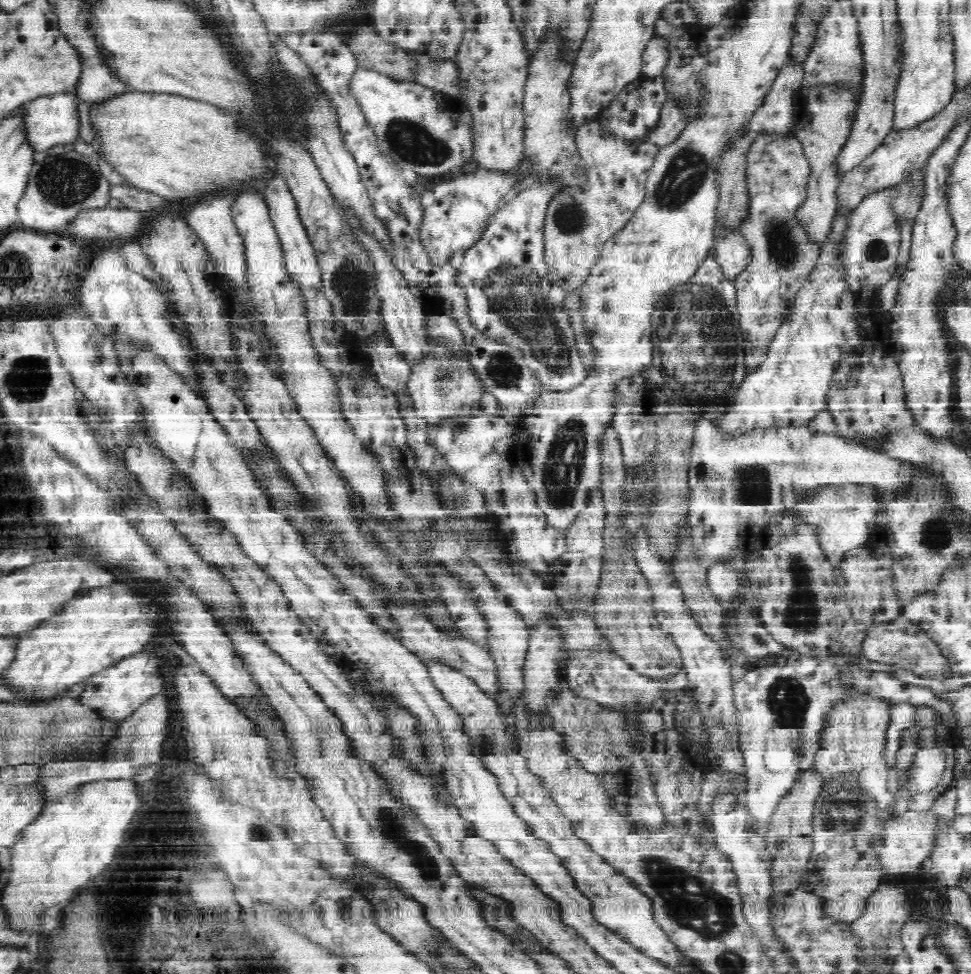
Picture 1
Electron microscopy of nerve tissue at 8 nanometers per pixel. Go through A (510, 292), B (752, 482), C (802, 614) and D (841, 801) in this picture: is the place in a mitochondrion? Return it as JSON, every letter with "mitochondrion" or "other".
{"A":"mitochondrion","B":"mitochondrion","C":"mitochondrion","D":"mitochondrion"}

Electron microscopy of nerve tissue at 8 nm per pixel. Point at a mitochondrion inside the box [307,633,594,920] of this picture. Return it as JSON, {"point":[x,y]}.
{"point":[425,864]}

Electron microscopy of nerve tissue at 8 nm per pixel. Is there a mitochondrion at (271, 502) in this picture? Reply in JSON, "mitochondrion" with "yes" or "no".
{"mitochondrion":"no"}

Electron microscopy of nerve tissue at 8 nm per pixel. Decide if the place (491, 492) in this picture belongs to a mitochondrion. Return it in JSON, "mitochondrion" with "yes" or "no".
{"mitochondrion":"no"}

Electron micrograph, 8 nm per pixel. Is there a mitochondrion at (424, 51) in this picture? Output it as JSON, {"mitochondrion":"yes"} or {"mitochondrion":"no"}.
{"mitochondrion":"no"}

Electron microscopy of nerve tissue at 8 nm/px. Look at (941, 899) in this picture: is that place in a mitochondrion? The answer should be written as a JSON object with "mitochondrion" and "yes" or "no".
{"mitochondrion":"no"}

